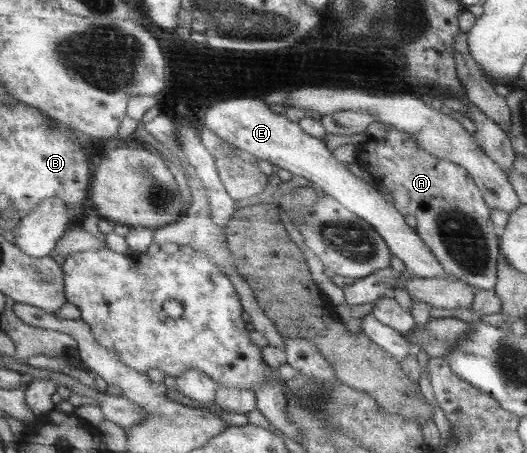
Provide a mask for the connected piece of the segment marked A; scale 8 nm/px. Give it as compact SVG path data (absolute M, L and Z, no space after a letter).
M386 126L387 133L381 139L368 138L359 144L356 168L365 174L376 187L383 186L392 196L393 206L403 215L413 216L419 238L430 247L440 268L456 278L477 289L491 290L496 277L496 260L500 253L498 237L493 233L493 224L489 219L490 208L483 200L481 191L473 183L470 175L462 166L435 158L421 148L417 140L401 130Z

